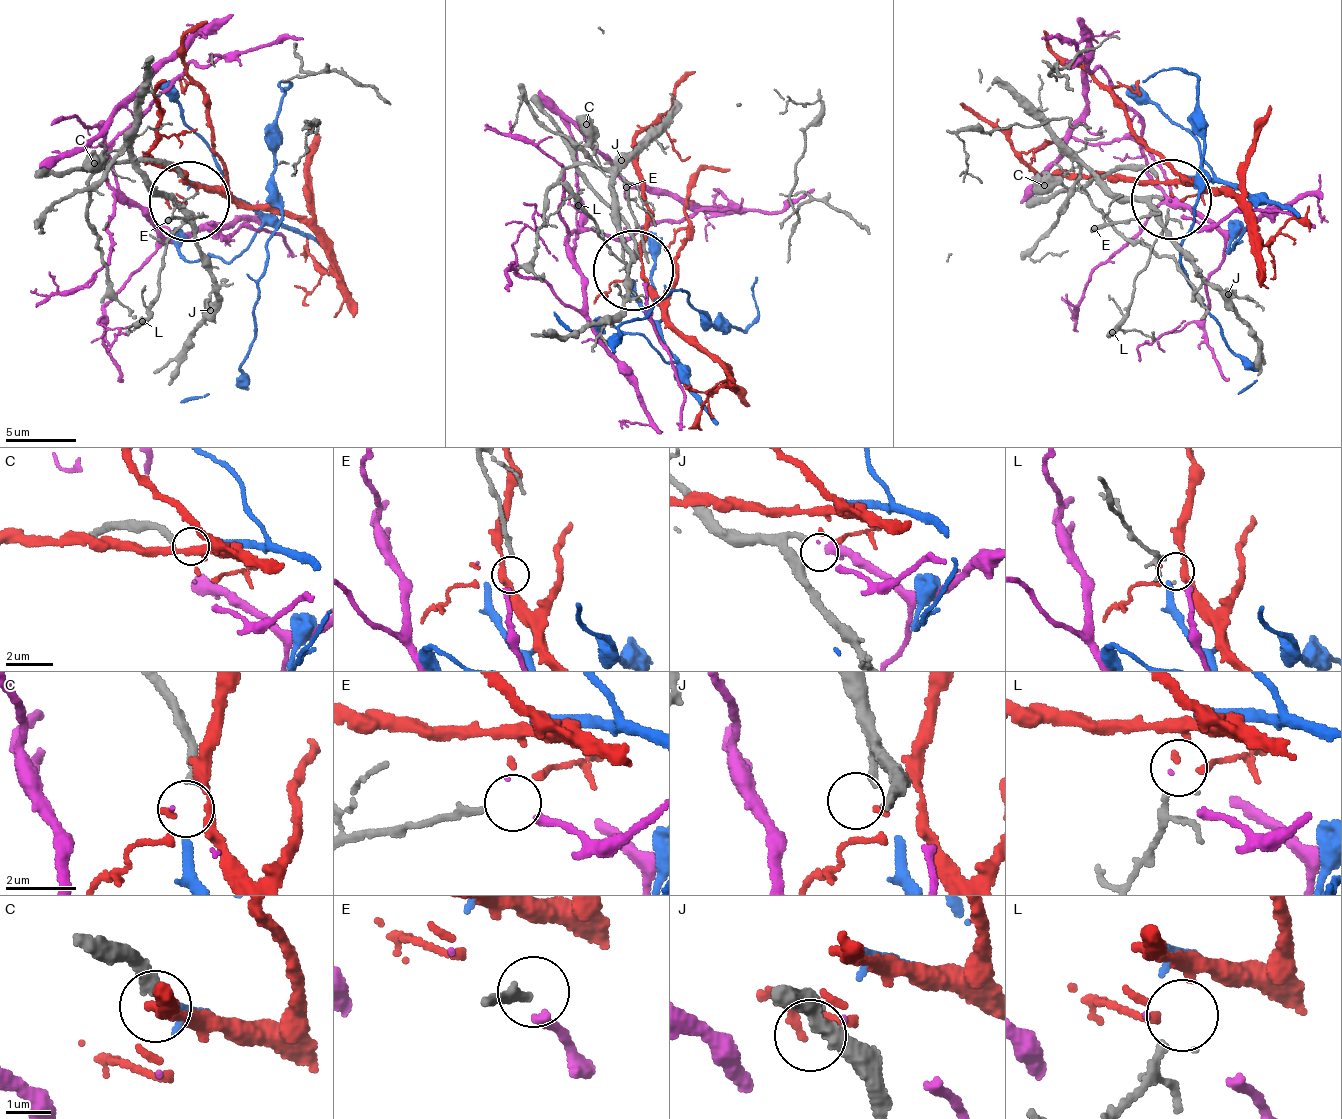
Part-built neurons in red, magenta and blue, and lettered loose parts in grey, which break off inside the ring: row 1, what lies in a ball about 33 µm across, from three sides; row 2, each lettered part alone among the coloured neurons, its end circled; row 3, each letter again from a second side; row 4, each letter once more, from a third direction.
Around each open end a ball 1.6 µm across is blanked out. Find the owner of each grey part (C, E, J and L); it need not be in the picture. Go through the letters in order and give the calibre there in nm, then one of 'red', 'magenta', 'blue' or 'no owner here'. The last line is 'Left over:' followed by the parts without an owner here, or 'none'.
C: 320 nm thick; blue
E: 200 nm thick; magenta
J: 280 nm thick; no owner here
L: 120 nm thick; red
Left over: J

